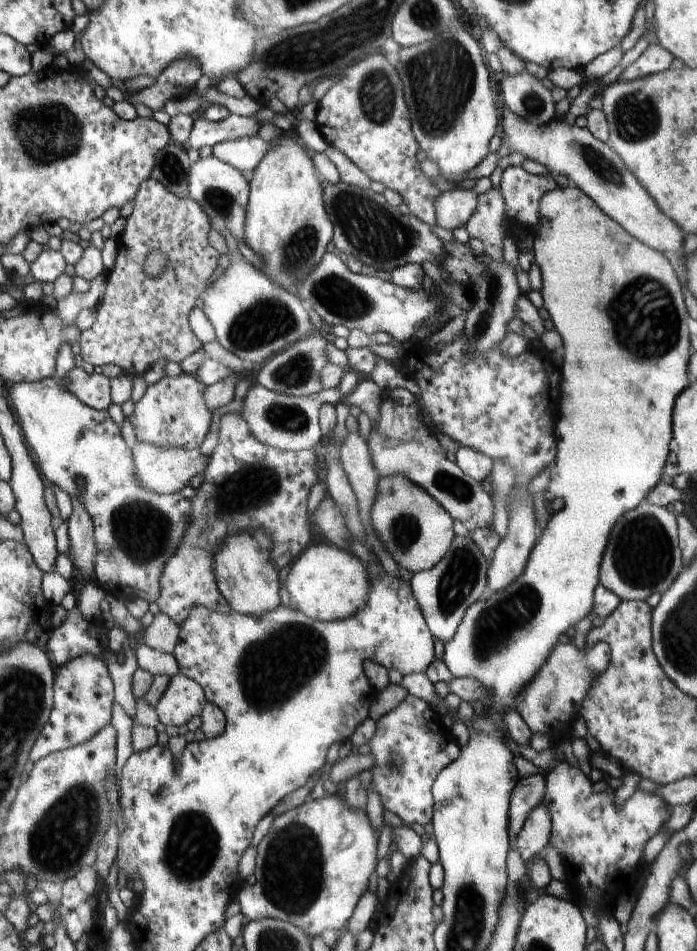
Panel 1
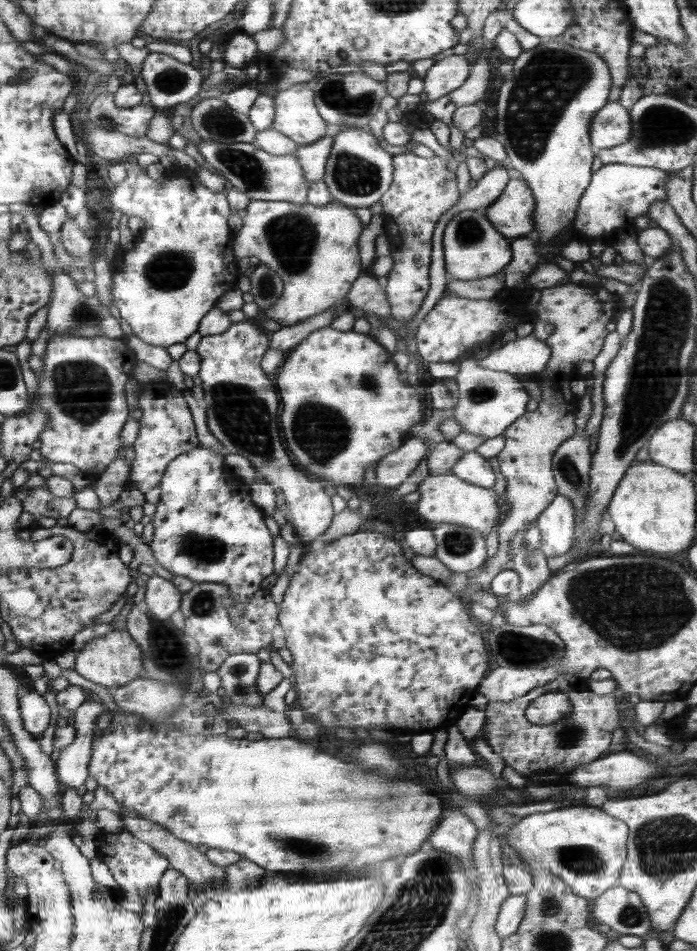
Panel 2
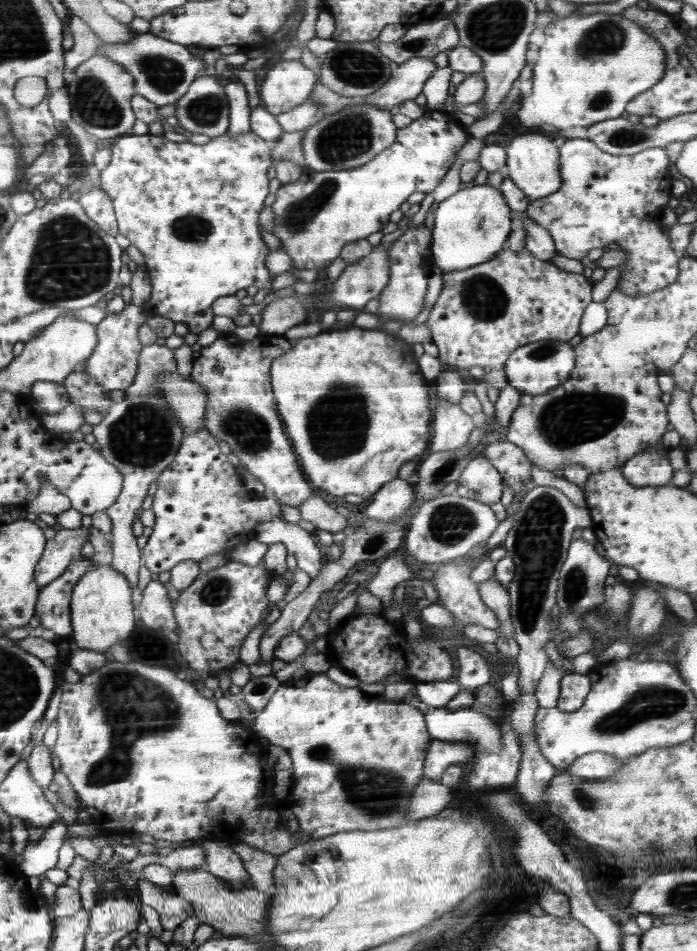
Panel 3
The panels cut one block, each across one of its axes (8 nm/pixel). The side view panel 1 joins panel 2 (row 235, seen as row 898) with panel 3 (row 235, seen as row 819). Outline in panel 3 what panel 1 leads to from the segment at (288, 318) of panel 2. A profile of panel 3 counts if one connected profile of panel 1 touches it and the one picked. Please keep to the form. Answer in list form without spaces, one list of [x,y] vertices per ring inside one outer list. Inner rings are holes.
[[[430,111],[421,118],[397,131],[396,143],[361,167],[339,172],[316,172],[305,168],[298,180],[282,184],[271,205],[276,224],[274,236],[281,242],[281,248],[290,256],[293,268],[316,268],[328,266],[341,256],[346,244],[358,239],[366,239],[375,232],[381,231],[390,221],[390,214],[396,213],[400,205],[408,200],[414,192],[429,193],[440,184],[442,176],[452,166],[456,152],[470,139],[465,127],[461,127],[454,113]]]

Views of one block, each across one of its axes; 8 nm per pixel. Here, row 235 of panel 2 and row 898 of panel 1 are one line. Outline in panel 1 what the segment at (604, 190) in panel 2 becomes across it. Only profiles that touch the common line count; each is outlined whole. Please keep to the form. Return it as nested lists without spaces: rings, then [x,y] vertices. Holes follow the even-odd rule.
[[[561,760],[545,775],[545,796],[543,804],[552,820],[552,836],[549,844],[560,854],[562,866],[567,878],[576,878],[584,894],[584,906],[579,907],[585,922],[598,931],[598,902],[604,888],[604,878],[610,872],[620,870],[622,854],[642,854],[650,834],[660,832],[662,824],[670,816],[670,810],[662,798],[656,794],[636,789],[634,794],[624,802],[624,806],[614,804],[615,794],[600,792],[594,794],[594,786],[588,776],[580,770]]]

